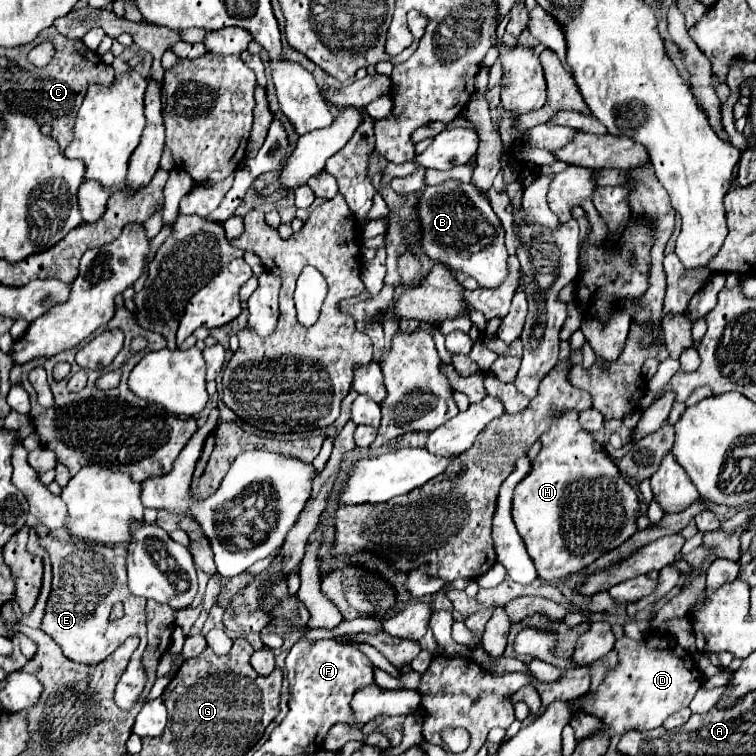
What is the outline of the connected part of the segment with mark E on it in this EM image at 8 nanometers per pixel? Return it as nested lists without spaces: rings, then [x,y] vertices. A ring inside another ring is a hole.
[[[52,536],[38,538],[38,544],[50,554],[52,562],[52,590],[46,602],[42,632],[48,634],[60,648],[68,660],[80,664],[98,664],[106,660],[114,648],[118,648],[128,636],[136,634],[140,639],[139,646],[132,654],[128,668],[118,680],[115,689],[115,703],[130,710],[138,700],[146,674],[142,666],[142,654],[146,648],[146,598],[132,596],[126,582],[126,552],[122,546],[104,546],[96,542],[62,542]],[[116,602],[124,604],[124,618],[110,622],[110,610]]]

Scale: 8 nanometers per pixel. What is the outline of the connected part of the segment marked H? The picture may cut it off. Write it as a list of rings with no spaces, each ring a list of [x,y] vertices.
[[[562,412],[558,420],[540,436],[540,444],[542,448],[532,460],[528,476],[514,490],[512,516],[538,576],[542,580],[554,582],[554,578],[566,578],[584,570],[590,566],[590,562],[602,556],[602,552],[614,550],[636,532],[638,496],[622,478],[614,462],[604,454],[602,444],[578,424],[578,412]]]

